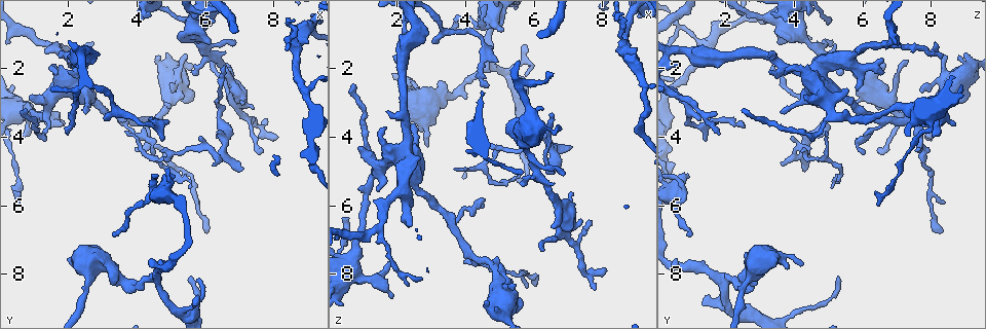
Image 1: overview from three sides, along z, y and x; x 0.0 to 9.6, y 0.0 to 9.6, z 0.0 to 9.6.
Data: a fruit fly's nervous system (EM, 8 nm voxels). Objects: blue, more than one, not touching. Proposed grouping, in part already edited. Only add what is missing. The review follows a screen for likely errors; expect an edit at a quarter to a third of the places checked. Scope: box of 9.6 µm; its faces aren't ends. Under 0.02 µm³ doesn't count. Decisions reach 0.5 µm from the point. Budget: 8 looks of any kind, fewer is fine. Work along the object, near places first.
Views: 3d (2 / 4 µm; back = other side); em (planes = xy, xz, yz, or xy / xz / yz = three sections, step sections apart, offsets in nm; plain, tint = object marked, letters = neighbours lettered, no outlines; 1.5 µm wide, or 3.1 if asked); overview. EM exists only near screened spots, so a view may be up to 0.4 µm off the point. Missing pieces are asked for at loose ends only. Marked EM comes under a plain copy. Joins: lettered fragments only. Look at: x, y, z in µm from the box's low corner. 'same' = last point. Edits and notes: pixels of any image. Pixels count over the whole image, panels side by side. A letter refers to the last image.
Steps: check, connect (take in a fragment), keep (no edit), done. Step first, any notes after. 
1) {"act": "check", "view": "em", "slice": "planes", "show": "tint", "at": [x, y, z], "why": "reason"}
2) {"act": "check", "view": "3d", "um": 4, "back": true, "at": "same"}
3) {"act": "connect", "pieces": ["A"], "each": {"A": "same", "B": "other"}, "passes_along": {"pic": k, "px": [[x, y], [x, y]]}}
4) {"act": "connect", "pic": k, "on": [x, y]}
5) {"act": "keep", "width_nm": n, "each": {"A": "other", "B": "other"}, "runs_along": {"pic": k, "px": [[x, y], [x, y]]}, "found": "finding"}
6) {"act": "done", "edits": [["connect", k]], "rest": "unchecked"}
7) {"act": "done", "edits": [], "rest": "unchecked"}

{"act": "check", "view": "3d", "um": 2, "at": [4.60, 1.70, 8.75], "why": "branch stops here"}

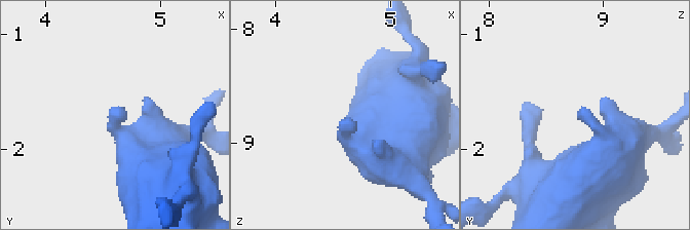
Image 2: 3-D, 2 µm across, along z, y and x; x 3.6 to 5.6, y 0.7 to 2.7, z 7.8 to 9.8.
{"act": "check", "view": "em", "slice": "planes", "show": "tint", "at": [4.60, 1.66, 8.82]}

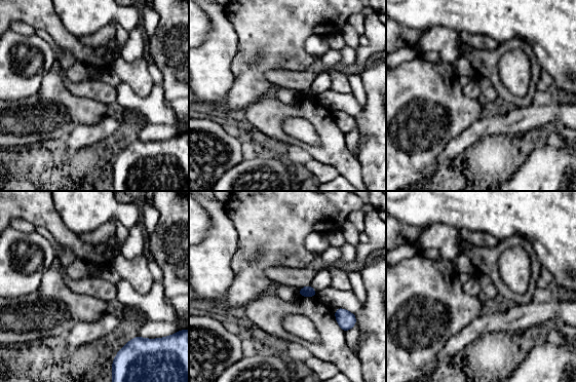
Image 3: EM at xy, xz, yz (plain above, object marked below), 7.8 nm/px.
{"act": "check", "view": "em", "slice": "planes", "show": "letters", "at": "same", "why": "see the neighbours"}

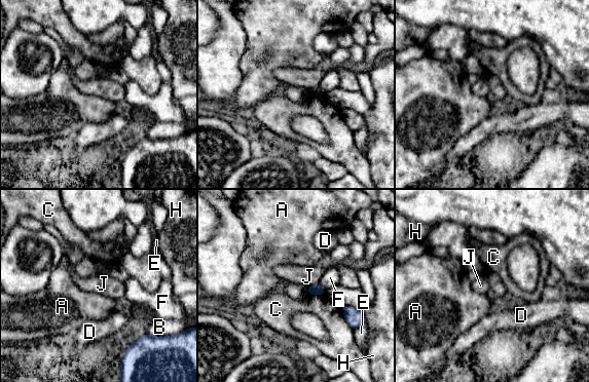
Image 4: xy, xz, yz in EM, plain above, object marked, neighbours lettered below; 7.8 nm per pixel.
{"act": "keep", "each": {"A": "other", "B": "other", "C": "other", "D": "other", "E": "other", "F": "other", "H": "other", "J": "other"}, "border": {"pic": 4, "px": [[318, 282], [307, 287]]}, "found": "no lettered fragment goes on from it"}

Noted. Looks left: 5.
{"act": "check", "view": "3d", "um": 2, "back": true, "at": [1.80, 3.75, 8.75], "why": "branch stops here"}

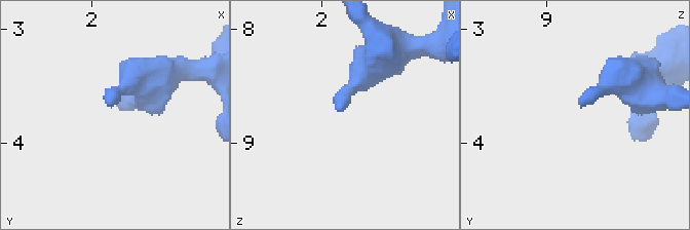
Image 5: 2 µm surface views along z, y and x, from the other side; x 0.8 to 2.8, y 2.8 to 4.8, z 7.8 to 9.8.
{"act": "check", "view": "em", "slice": "xy", "step": 8, "show": "letters", "at": [1.86, 3.68, 8.72], "why": "now the EM"}

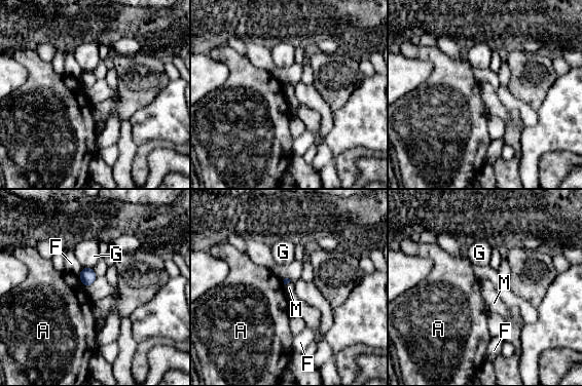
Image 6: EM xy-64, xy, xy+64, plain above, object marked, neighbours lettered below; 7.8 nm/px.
{"act": "check", "view": "em", "slice": "planes", "show": "letters", "at": "same"}

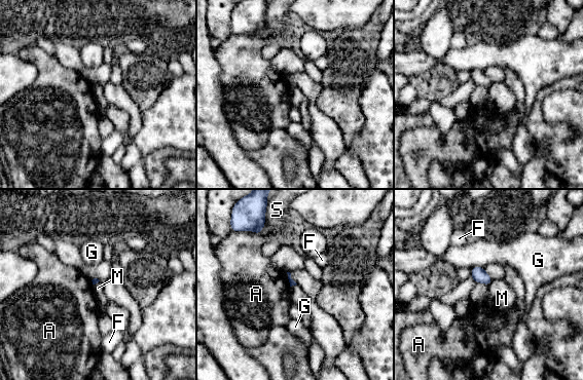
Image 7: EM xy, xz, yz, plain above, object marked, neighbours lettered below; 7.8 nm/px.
{"act": "keep", "each": {"A": "other", "F": "other", "G": "other", "M": "other", "S": "other"}, "border": {"pic": 7, "px": [[492, 280], [488, 286]]}, "found": "no lettered fragment goes on from it"}

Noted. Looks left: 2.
{"act": "check", "view": "3d", "um": 2, "at": [6.60, 1.95, 3.35], "why": "free end"}

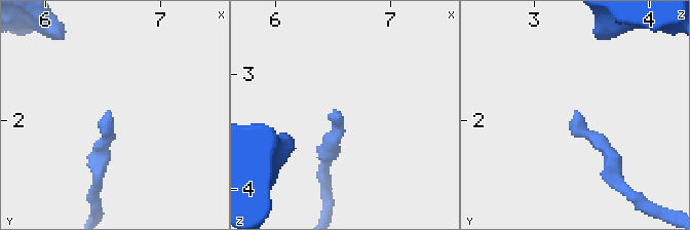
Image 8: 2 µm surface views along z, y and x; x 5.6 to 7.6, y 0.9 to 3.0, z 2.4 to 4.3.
{"act": "check", "view": "em", "slice": "planes", "show": "letters", "at": [6.54, 1.94, 3.34]}

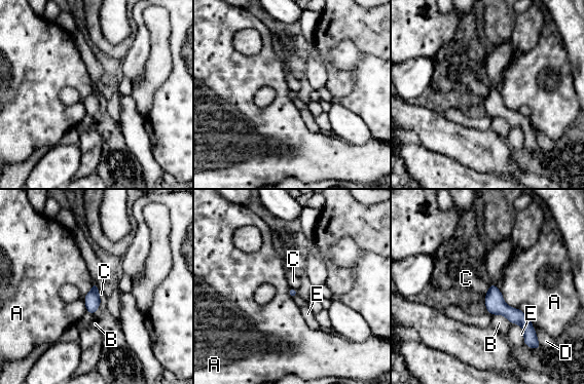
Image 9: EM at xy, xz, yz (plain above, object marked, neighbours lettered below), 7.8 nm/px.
{"act": "keep", "each": {"A": "other", "B": "other", "C": "other", "D": "other", "E": "other"}, "border": {"pic": 9, "px": [[489, 284], [489, 290], [484, 295]]}, "found": "no lettered fragment goes on from it"}

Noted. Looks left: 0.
{"act": "done", "edits": [], "rest": "unchecked"}

